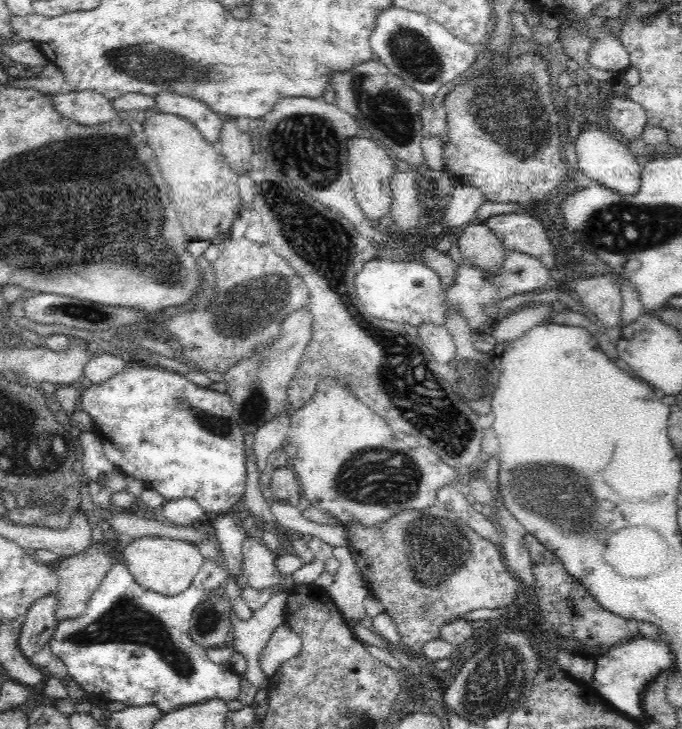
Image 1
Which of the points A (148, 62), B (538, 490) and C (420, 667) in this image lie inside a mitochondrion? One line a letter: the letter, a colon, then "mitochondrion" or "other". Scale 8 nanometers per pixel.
A: mitochondrion
B: mitochondrion
C: other

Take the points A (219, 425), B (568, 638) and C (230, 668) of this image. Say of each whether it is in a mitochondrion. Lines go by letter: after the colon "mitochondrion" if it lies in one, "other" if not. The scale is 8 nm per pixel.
A: mitochondrion
B: other
C: other

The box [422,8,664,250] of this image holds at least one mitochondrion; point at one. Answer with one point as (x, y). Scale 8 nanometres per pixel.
(509, 112)

